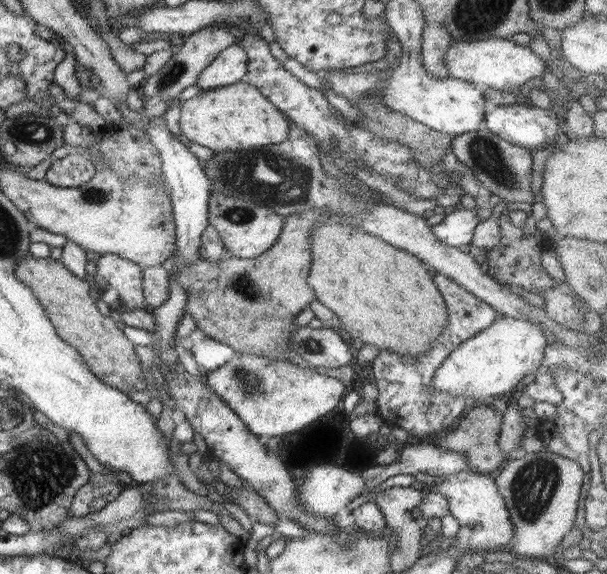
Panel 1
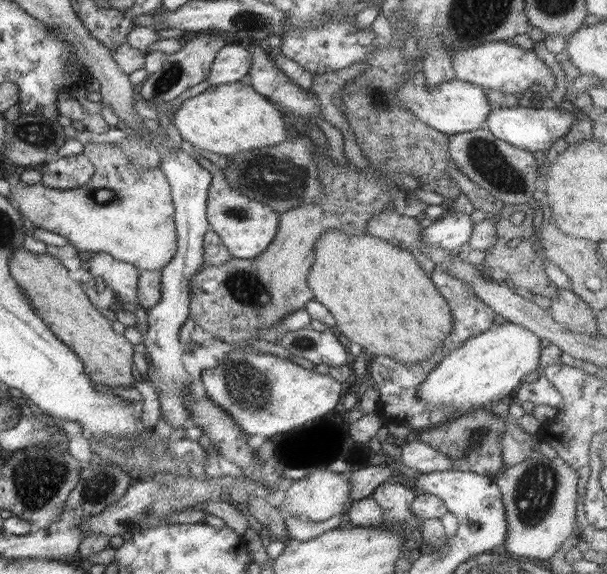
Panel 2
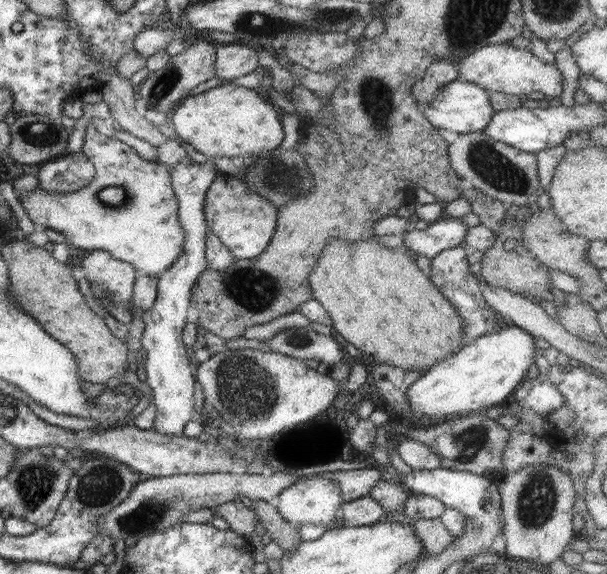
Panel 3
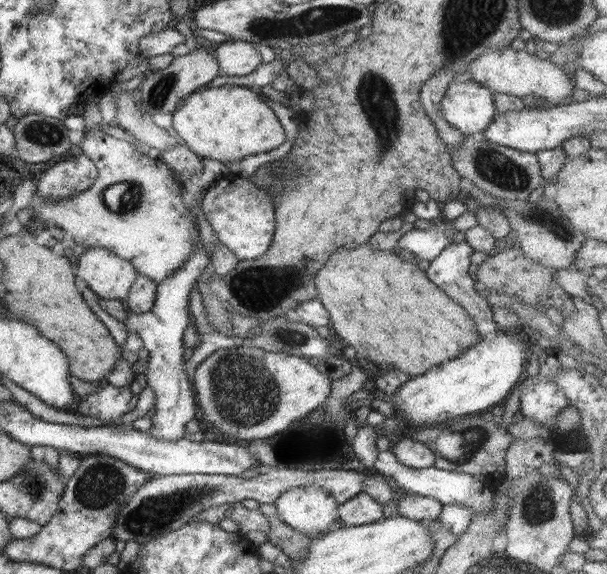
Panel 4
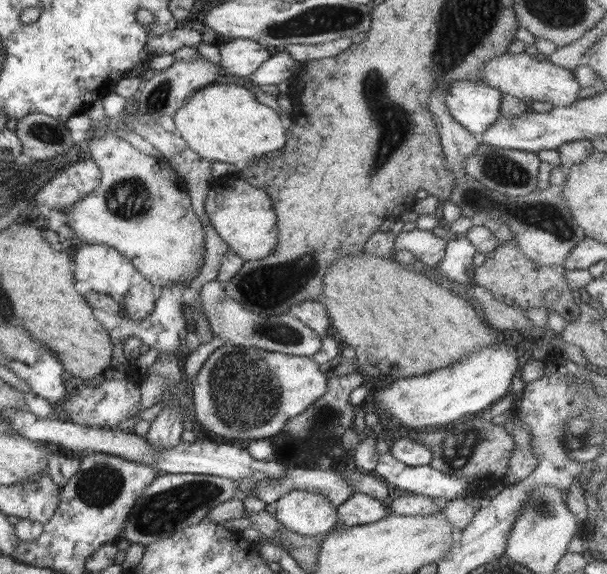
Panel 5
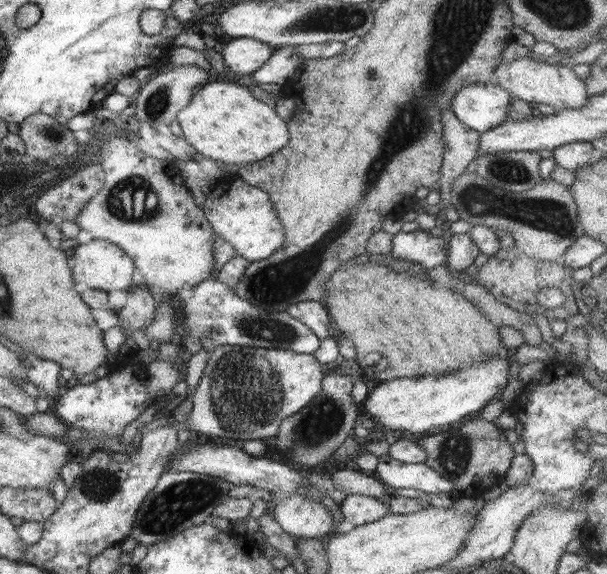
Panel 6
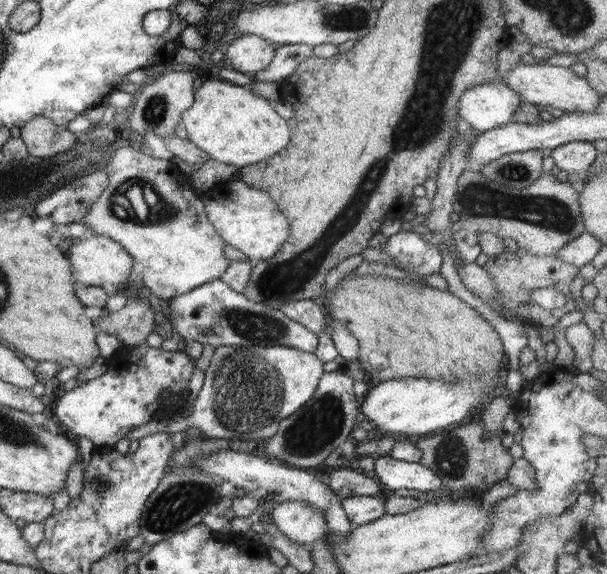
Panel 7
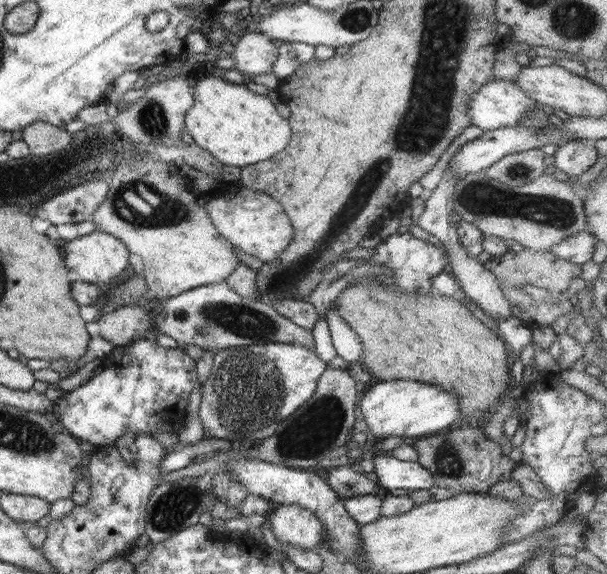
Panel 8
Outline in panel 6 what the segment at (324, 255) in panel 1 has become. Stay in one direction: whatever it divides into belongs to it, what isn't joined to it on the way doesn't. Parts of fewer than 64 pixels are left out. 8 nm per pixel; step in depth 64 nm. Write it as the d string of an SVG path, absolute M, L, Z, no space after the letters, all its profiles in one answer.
M351 260L346 261L331 273L329 279L330 288L328 288L322 303L331 316L334 332L339 332L343 336L346 336L346 338L352 340L352 344L356 346L357 350L357 358L355 361L360 365L364 374L368 374L368 376L372 376L372 378L378 378L380 382L404 377L421 377L422 375L448 375L448 373L454 373L454 371L464 369L464 367L468 367L472 365L472 363L478 363L478 361L496 357L496 355L504 352L500 333L495 324L487 320L481 314L481 311L477 307L475 308L466 298L454 293L450 289L443 290L436 287L430 283L430 281L426 280L426 277L421 275L418 277L401 275L398 271L394 271L394 269L390 268L390 266L384 266L384 264L380 264L380 262L374 262L374 260L368 260L368 262L364 262L364 264L354 264Z

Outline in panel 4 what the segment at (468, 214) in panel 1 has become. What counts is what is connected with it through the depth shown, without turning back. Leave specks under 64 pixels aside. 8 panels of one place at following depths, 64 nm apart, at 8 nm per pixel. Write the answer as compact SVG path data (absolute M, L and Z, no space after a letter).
M452 221L433 225L429 230L417 230L406 232L400 238L396 250L407 250L415 255L416 261L431 261L441 254L451 243L460 239L461 233L457 233Z

